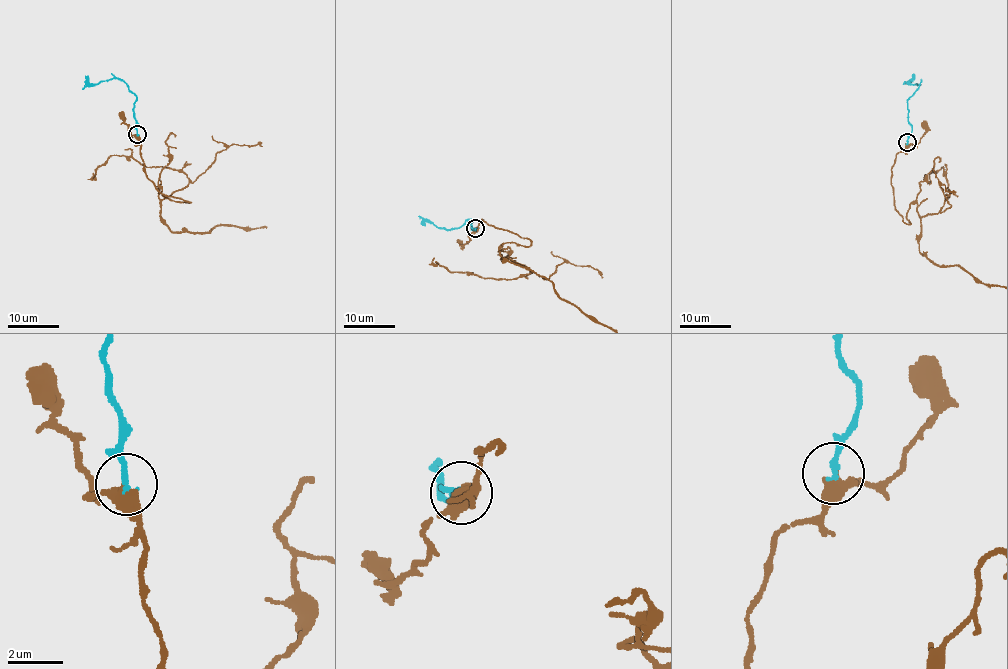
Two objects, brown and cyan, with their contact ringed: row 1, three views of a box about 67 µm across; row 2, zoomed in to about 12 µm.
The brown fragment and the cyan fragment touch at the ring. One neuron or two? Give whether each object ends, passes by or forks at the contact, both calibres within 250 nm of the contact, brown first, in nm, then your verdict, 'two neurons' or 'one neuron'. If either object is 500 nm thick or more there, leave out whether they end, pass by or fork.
brown passes by; cyan ends there; 400 nm thick on the brown side, 240 nm on the other; one neuron

